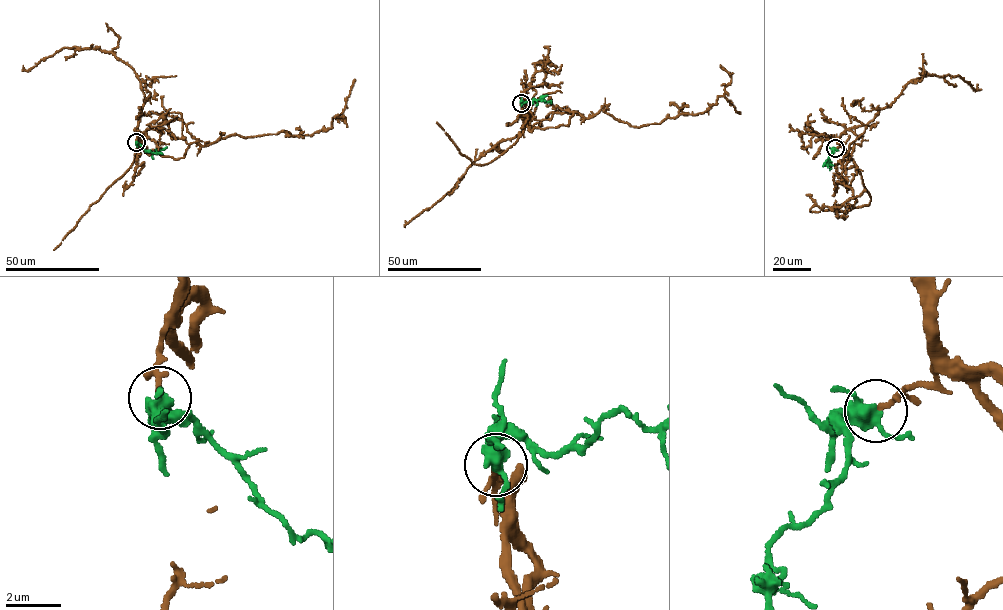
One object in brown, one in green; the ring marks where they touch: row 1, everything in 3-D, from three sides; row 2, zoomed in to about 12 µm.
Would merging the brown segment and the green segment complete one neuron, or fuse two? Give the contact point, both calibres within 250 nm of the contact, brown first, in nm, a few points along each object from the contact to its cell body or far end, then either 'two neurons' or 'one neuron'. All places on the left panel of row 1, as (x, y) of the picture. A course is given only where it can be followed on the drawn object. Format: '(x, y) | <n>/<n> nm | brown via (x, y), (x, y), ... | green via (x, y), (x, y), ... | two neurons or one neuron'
(136, 142) | 130/380 nm | brown via (136, 141), (138, 119), (152, 113), (178, 118), (202, 146), (238, 134), (311, 135), (331, 126), (355, 79) | green via (136, 141), (145, 151), (158, 152), (166, 147) | one neuron

